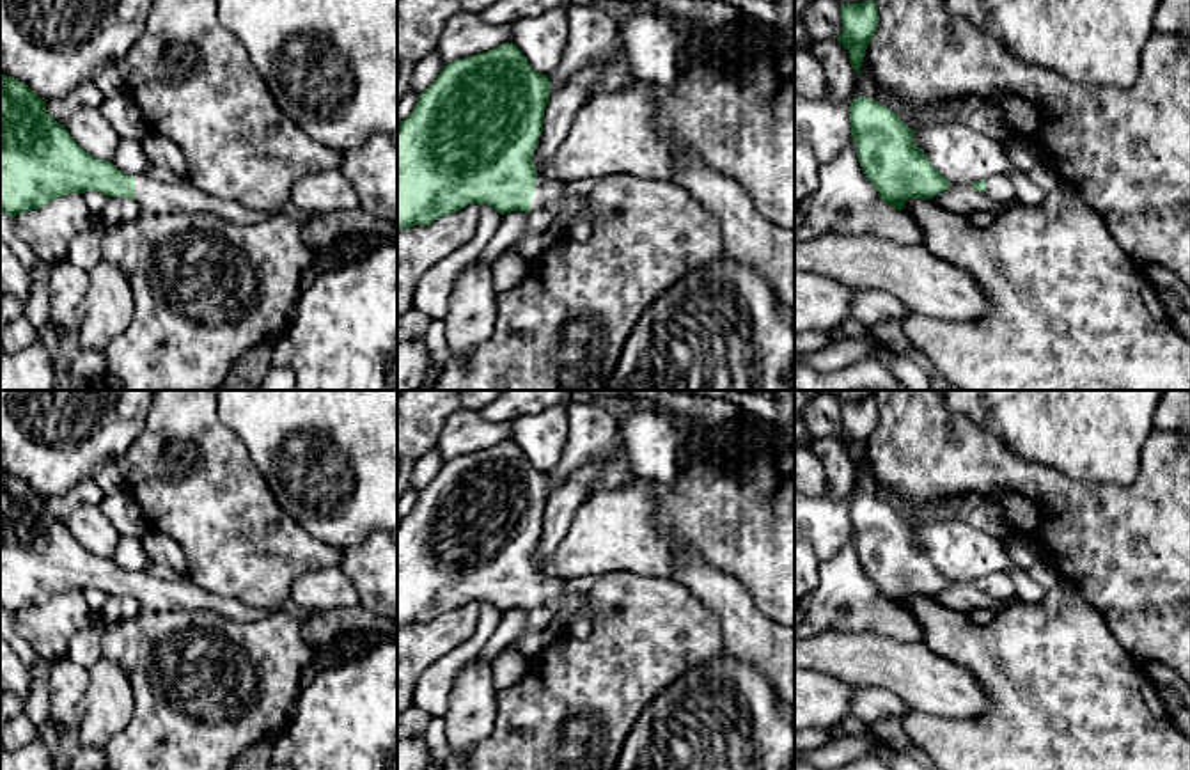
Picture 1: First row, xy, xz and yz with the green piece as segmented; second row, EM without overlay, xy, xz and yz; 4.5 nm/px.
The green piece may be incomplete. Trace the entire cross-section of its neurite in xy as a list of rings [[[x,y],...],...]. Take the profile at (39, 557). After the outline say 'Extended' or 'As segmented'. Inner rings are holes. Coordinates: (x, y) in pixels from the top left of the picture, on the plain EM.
[[[0,470],[0,607],[16,614],[74,589],[128,594],[147,612],[202,609],[239,623],[270,614],[192,580],[121,570],[112,559],[83,548],[28,483]]]. Extended

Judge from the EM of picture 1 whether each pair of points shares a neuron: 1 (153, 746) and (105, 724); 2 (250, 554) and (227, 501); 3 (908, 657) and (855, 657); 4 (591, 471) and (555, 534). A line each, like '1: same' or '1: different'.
1: different
2: same
3: same
4: same

